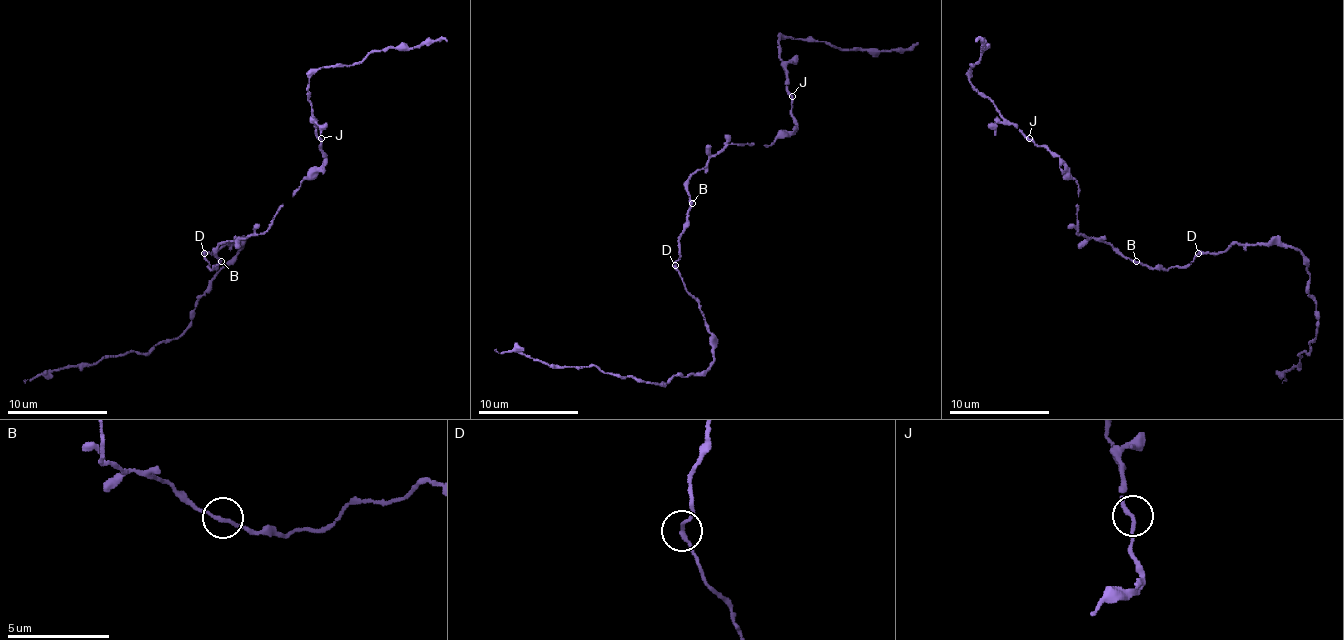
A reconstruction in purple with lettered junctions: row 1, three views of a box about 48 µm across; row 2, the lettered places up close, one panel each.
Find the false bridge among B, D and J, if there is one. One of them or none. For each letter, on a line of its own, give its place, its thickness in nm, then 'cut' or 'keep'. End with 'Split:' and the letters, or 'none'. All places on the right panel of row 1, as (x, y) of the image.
B: (1136, 261) | 170 nm | keep
D: (1198, 253) | 180 nm | keep
J: (1029, 138) | 180 nm | keep
Split: none

